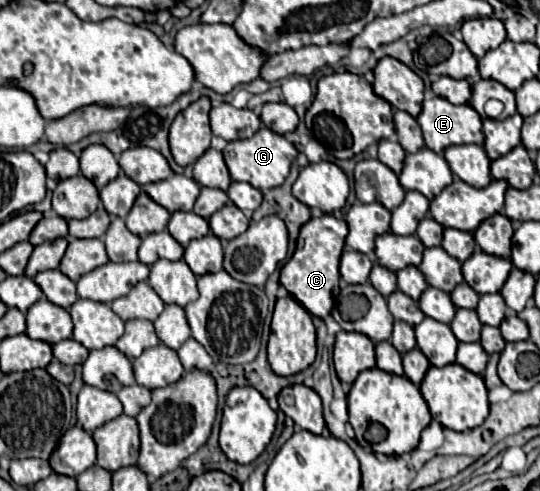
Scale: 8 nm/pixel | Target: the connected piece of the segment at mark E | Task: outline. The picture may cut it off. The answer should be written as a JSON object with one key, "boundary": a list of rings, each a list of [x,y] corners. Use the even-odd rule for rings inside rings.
{"boundary":[[[440,96],[424,100],[422,112],[418,114],[418,124],[422,128],[422,136],[424,136],[426,146],[430,150],[434,150],[436,154],[444,154],[444,150],[454,144],[482,144],[482,140],[484,140],[482,118],[478,116],[478,112],[474,108],[470,108],[468,104],[456,106]]]}

